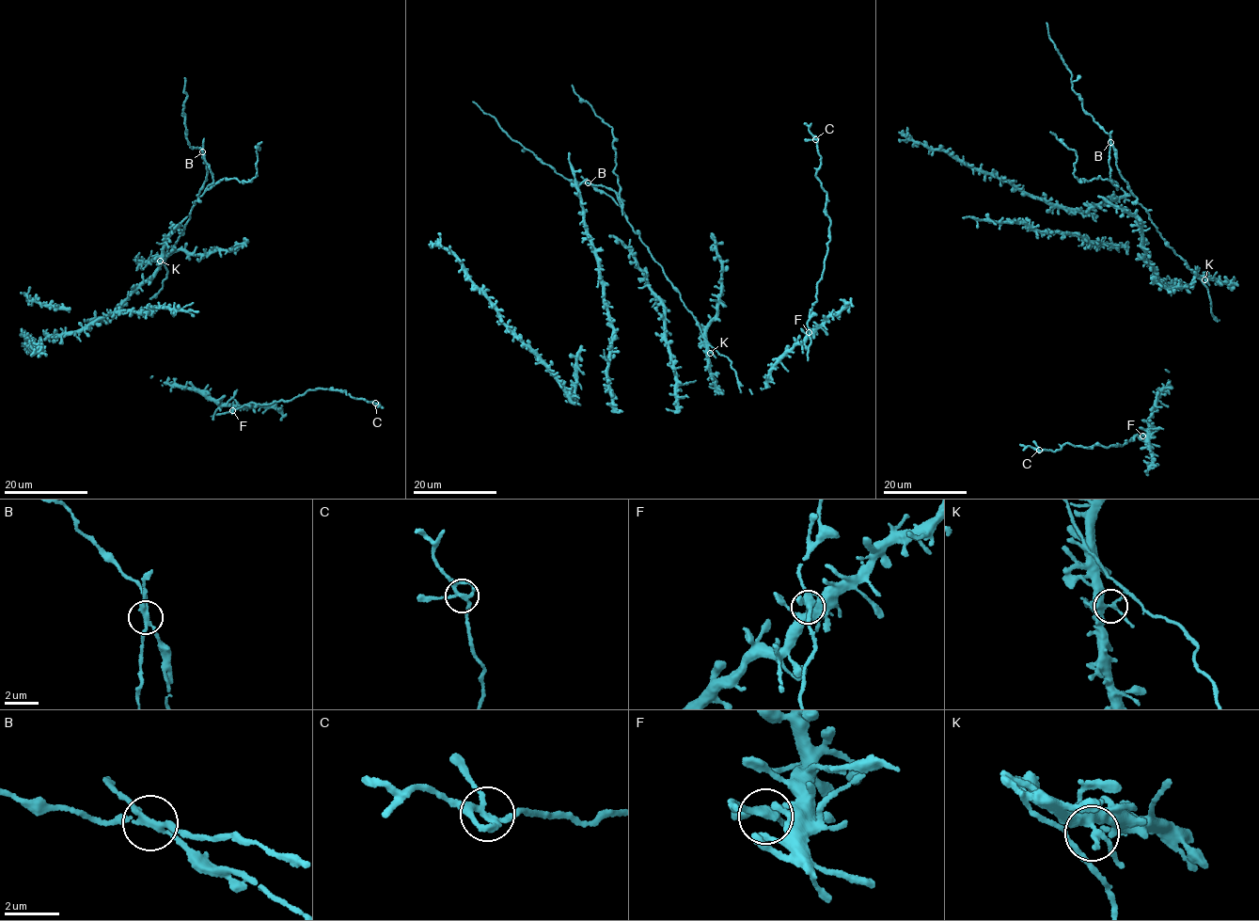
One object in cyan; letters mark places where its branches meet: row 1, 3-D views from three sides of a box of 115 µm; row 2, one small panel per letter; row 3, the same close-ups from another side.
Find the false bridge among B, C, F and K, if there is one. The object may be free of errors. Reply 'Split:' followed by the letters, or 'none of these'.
Split: B

